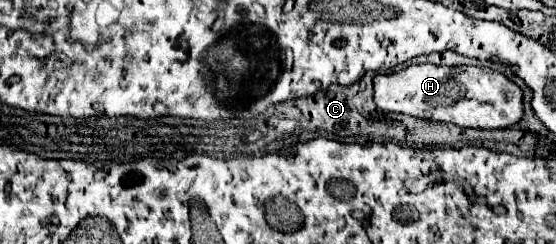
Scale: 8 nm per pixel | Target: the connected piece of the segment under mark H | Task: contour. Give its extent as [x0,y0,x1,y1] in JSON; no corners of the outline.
[373,64,523,128]

